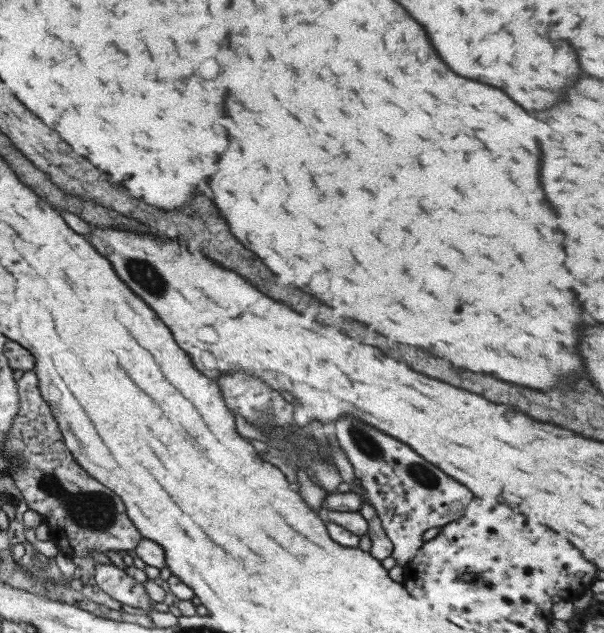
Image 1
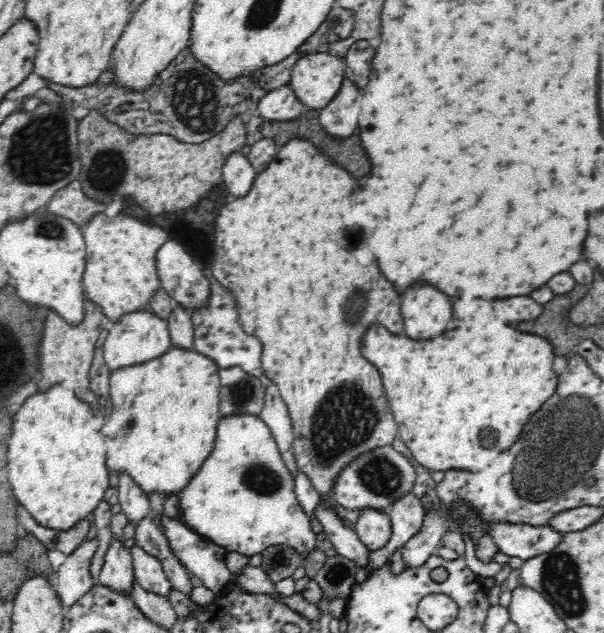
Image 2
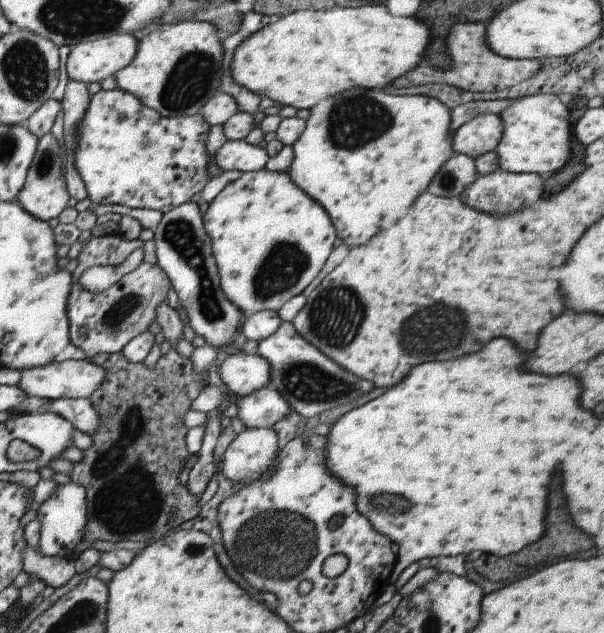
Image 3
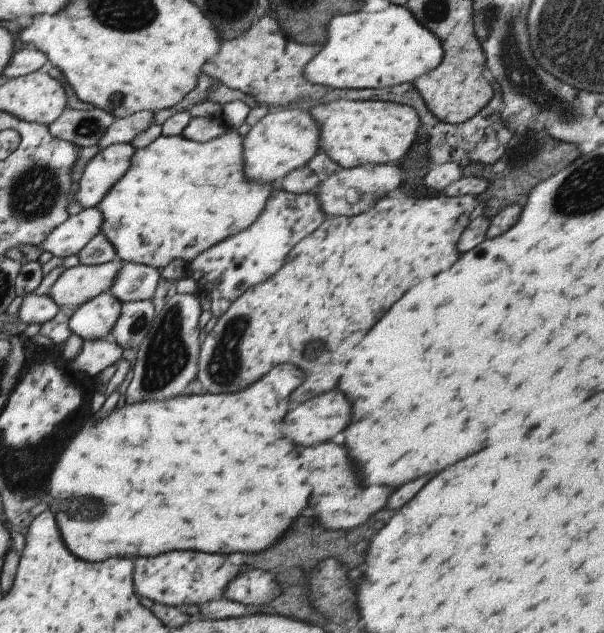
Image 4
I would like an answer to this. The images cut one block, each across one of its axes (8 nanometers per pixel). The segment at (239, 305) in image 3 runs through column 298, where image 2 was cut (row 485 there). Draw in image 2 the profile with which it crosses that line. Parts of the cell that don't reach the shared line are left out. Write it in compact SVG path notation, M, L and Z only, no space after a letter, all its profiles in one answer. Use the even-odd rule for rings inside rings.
M224 416L218 424L218 434L214 448L200 466L200 470L192 476L192 482L184 488L180 496L180 520L198 532L202 538L224 546L228 552L238 552L244 556L262 554L266 548L272 546L290 546L294 548L304 560L316 548L318 534L312 532L310 520L314 516L306 516L296 500L296 482L294 476L286 470L286 464L280 456L280 448L272 436L272 430L260 416Z

